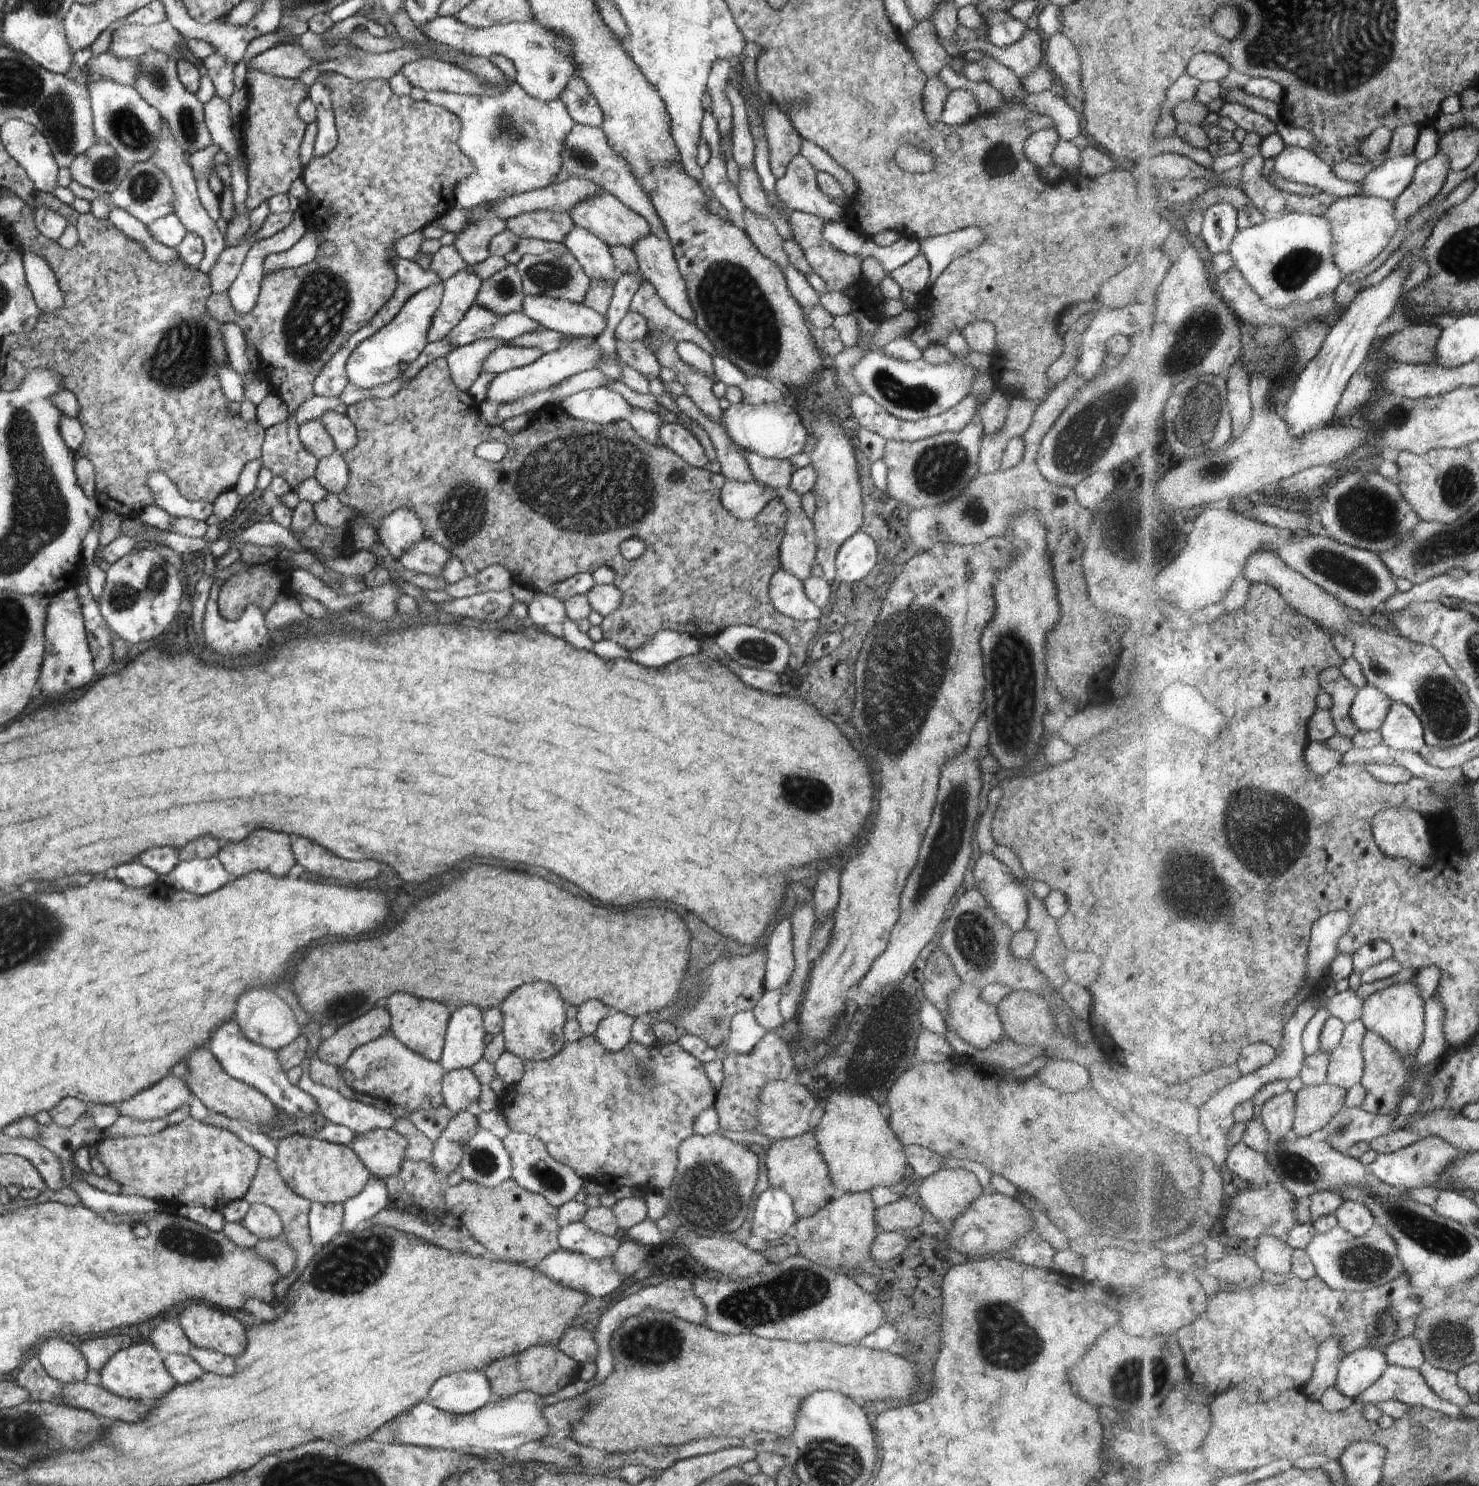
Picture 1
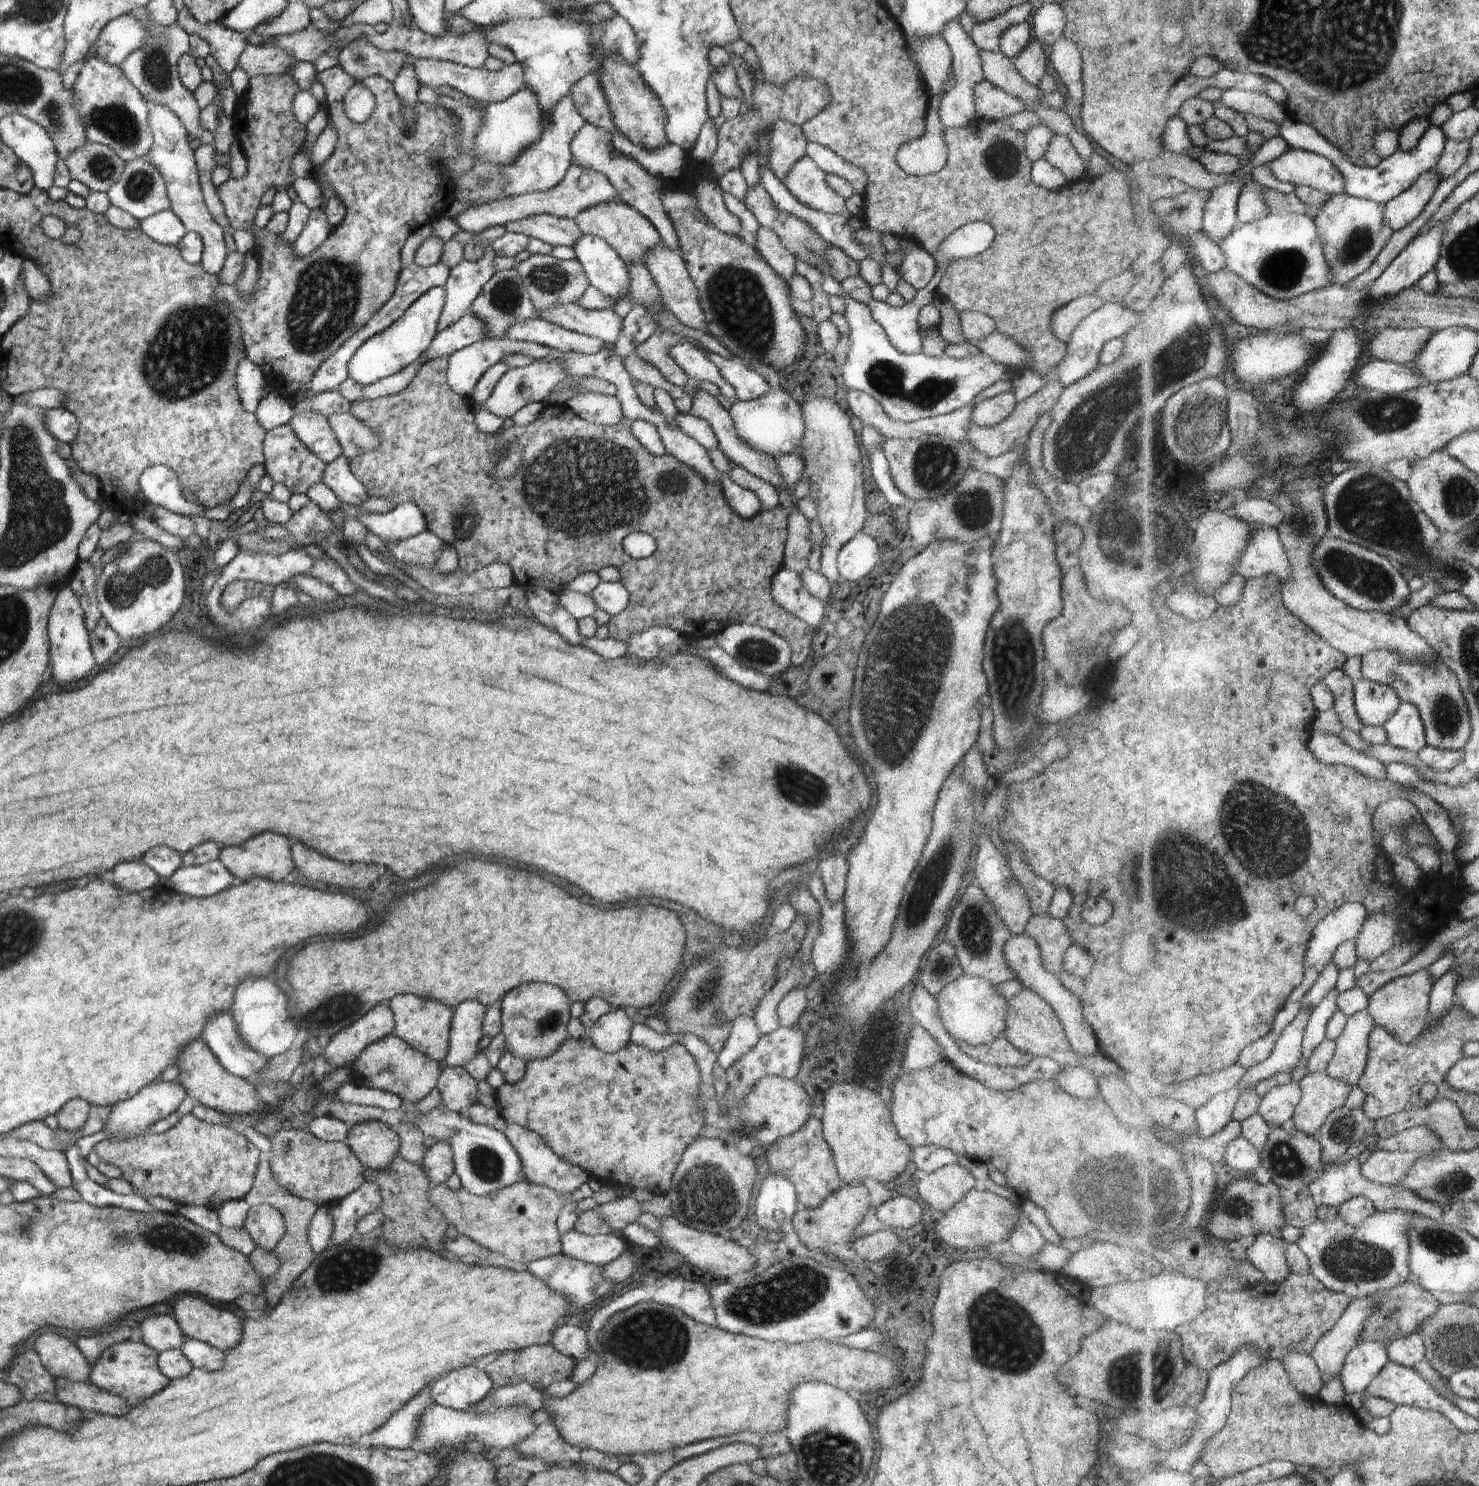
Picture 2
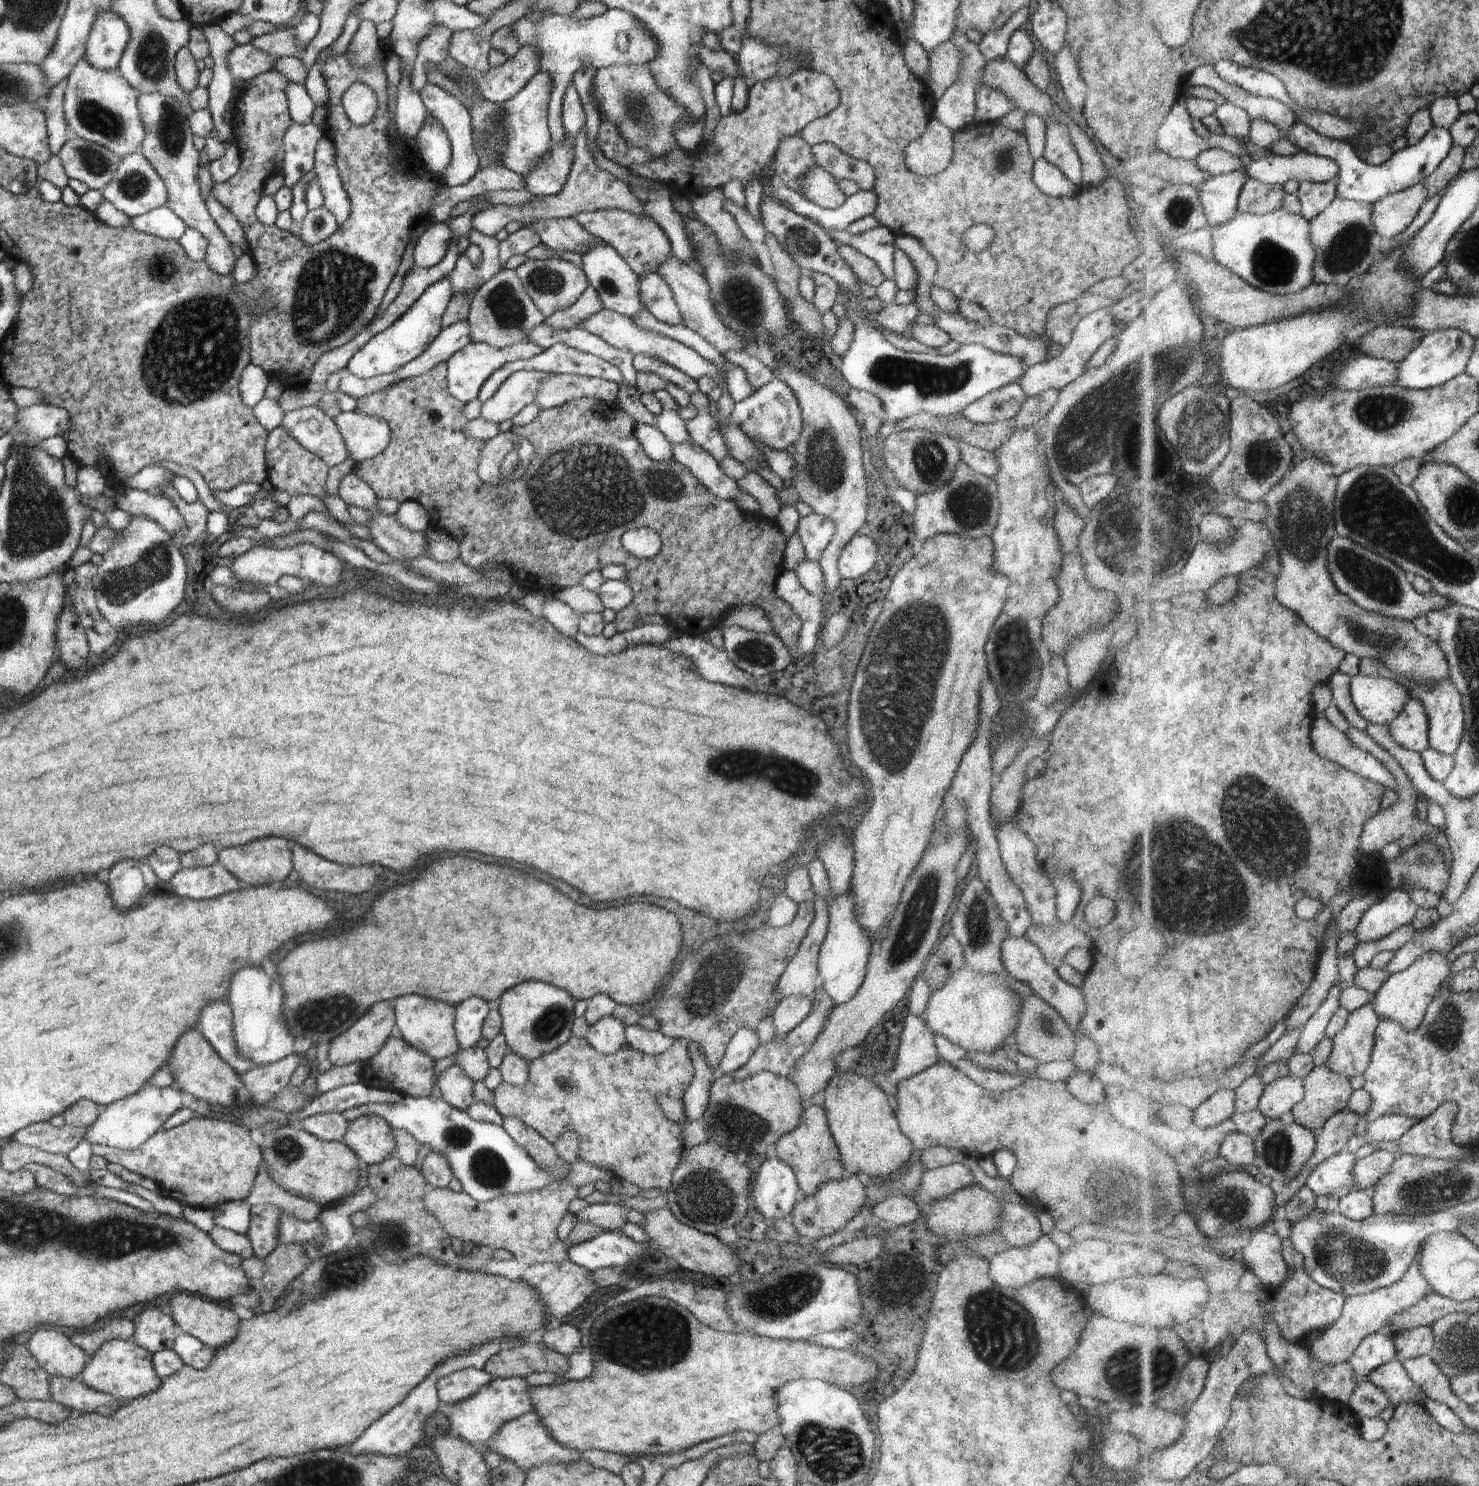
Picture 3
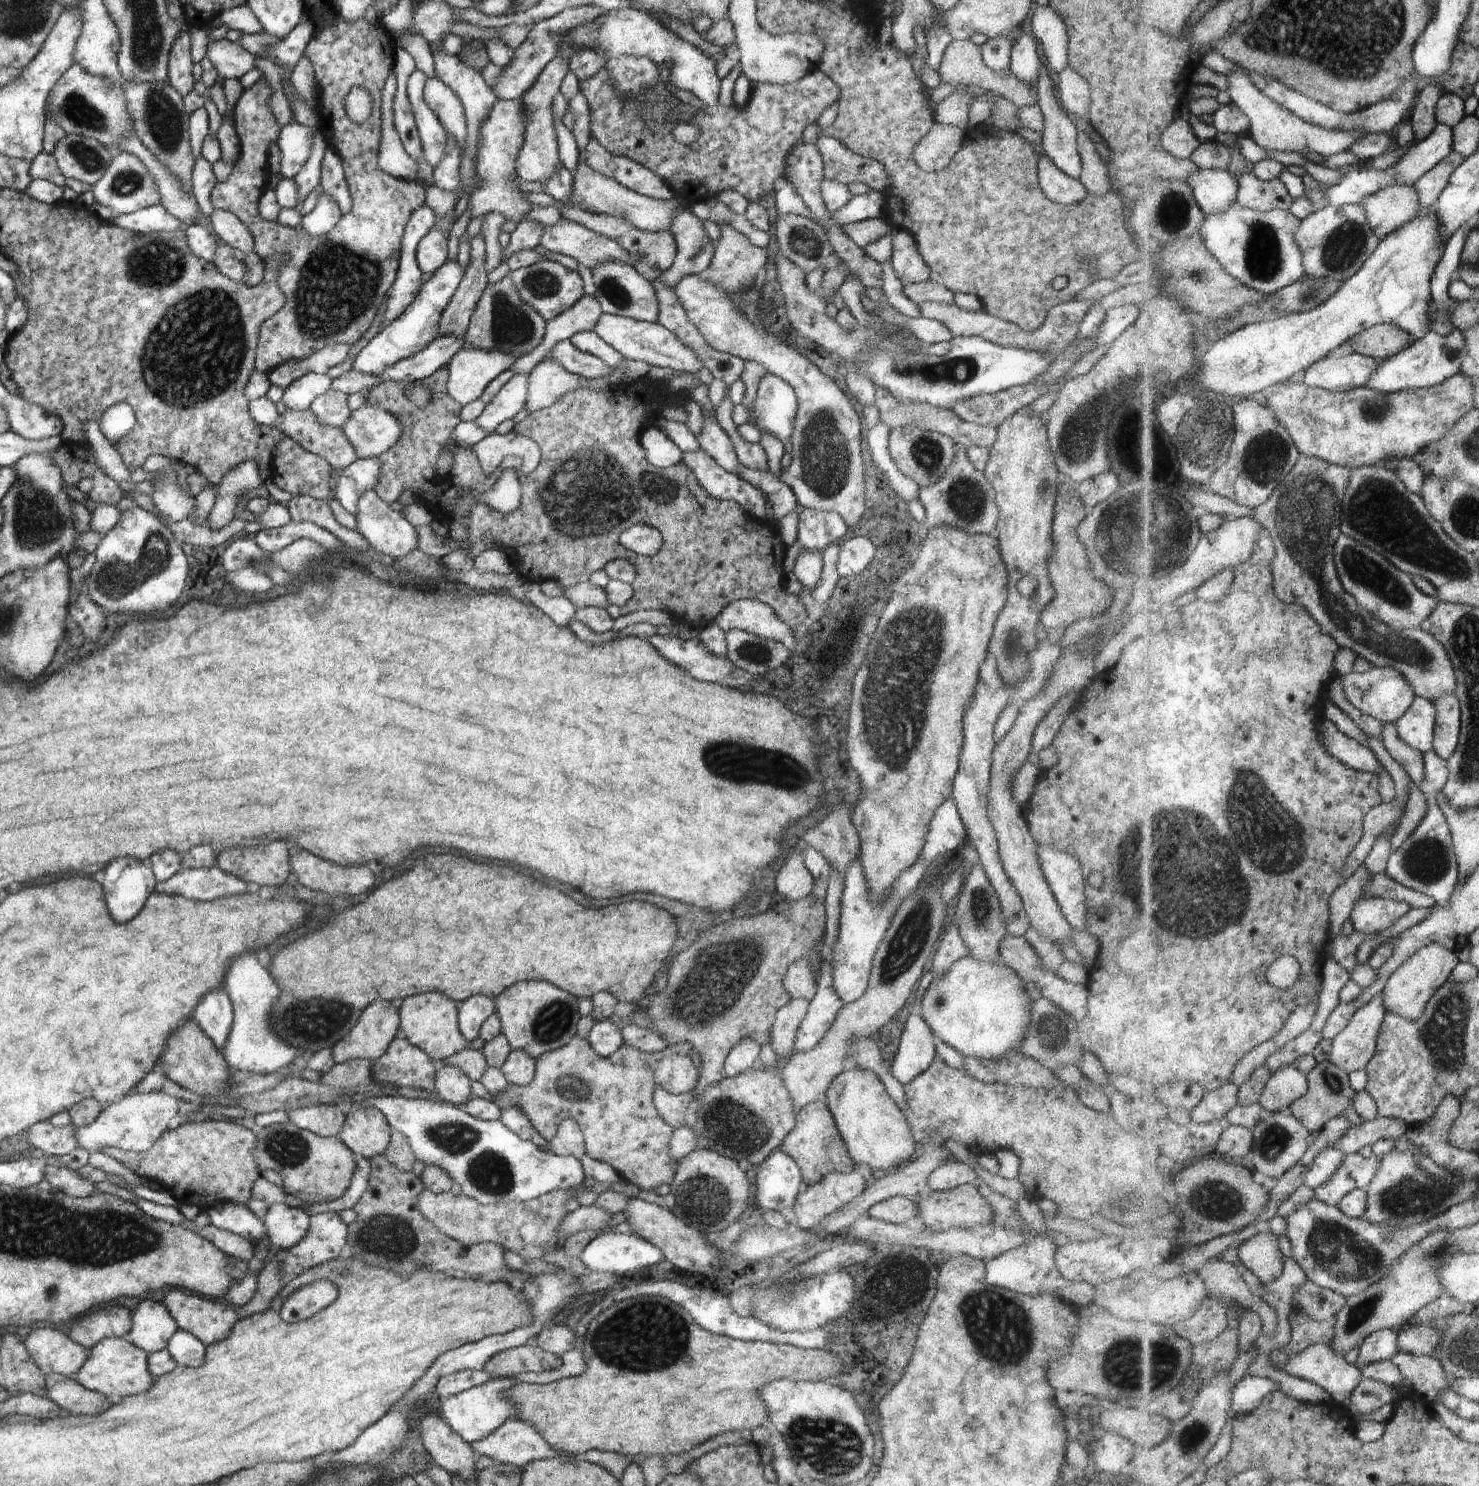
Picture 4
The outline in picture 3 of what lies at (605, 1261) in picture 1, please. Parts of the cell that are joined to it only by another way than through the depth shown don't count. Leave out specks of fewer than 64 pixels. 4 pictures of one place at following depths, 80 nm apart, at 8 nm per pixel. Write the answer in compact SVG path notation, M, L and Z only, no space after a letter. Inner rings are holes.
M570 1260L568 1262L562 1262L562 1264L554 1263L542 1263L542 1264L532 1264L526 1268L525 1273L522 1277L523 1281L526 1281L530 1286L533 1286L538 1291L538 1294L541 1296L542 1302L546 1307L547 1313L547 1324L550 1322L551 1318L560 1318L569 1315L576 1308L580 1308L596 1290L599 1286L594 1282L593 1274L583 1266L578 1266L578 1264L572 1263Z

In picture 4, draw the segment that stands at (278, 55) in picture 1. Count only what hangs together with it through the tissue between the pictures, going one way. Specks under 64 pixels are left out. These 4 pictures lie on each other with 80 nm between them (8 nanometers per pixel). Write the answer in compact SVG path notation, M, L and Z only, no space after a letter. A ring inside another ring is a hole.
M230 40L209 41L206 56L214 66L217 76L223 79L242 79L244 74L256 69L256 56Z

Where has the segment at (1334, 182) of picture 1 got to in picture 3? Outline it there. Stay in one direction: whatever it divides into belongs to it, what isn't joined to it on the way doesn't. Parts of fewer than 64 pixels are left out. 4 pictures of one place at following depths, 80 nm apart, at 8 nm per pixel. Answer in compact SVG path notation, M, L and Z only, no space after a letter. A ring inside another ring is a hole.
M1300 153L1298 155L1270 156L1254 161L1248 167L1251 178L1260 180L1265 184L1286 184L1288 180L1295 179L1299 183L1311 181L1313 183L1336 180L1341 174L1340 166L1334 158L1314 155L1313 153Z

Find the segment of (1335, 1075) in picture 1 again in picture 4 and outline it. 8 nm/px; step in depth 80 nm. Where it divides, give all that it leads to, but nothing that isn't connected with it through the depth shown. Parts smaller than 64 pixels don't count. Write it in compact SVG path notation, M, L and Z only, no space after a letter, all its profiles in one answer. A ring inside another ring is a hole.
M1386 992L1377 995L1372 1003L1360 1008L1356 1016L1352 1018L1350 1026L1333 1041L1331 1062L1348 1073L1356 1072L1356 1070L1367 1071L1368 1066L1379 1052L1380 1034L1389 1013L1390 1010L1386 1008Z

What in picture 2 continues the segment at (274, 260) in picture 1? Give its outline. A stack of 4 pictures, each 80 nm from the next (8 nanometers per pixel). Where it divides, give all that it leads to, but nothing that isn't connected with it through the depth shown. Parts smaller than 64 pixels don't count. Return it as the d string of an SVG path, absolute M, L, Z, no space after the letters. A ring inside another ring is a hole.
M322 208L310 211L304 230L300 232L300 236L293 243L296 258L304 258L304 256L312 254L318 246L328 240L332 230L334 230L334 226L328 222L328 216Z

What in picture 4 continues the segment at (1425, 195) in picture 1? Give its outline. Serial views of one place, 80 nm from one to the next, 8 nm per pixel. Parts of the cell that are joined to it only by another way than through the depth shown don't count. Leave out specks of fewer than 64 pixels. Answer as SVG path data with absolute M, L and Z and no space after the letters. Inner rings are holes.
M1406 184L1380 188L1380 192L1364 198L1362 208L1366 210L1370 224L1381 240L1408 222L1414 222L1422 210L1418 188Z

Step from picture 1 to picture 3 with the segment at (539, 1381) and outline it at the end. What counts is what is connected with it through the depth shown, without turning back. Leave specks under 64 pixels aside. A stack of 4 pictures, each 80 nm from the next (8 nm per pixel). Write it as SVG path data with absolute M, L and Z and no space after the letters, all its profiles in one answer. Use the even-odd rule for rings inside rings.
M520 1343L493 1354L483 1368L493 1379L526 1378L534 1373L560 1377L569 1369L567 1356L550 1350L544 1343Z

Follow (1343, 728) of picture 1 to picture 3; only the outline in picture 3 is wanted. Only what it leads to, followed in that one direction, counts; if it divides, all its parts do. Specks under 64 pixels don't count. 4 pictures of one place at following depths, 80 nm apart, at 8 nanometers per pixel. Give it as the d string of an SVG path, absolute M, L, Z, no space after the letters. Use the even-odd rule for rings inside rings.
M1339 671L1330 683L1335 696L1335 705L1344 712L1344 716L1352 722L1352 727L1367 731L1372 728L1372 722L1358 710L1352 698L1353 677Z

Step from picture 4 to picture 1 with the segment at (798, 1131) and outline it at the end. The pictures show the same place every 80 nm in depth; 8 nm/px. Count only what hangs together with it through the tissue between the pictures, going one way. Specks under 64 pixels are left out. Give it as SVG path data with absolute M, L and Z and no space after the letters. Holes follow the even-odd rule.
M814 1130L791 1139L776 1139L767 1149L766 1162L769 1186L784 1189L793 1202L797 1218L816 1214L828 1201L840 1198L844 1193L829 1179L829 1168L817 1148Z

